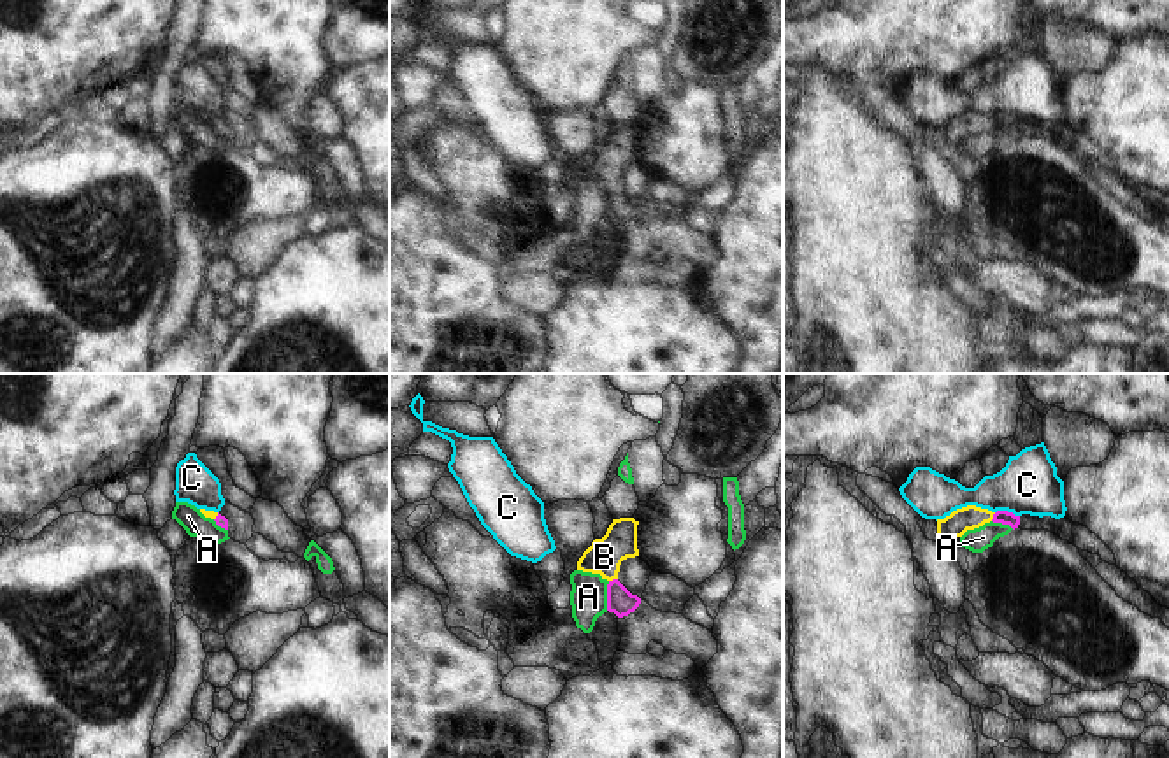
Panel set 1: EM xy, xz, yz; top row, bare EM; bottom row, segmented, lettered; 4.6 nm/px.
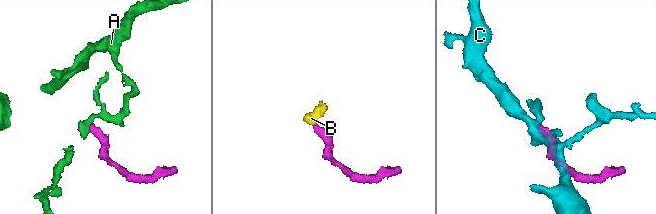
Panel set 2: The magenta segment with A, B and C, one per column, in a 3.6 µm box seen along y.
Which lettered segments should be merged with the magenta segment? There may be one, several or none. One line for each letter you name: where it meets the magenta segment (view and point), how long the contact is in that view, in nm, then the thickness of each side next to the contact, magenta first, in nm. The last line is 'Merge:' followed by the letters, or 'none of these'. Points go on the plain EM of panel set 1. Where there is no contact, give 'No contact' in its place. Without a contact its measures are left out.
B: Touches magenta at xz (613, 186). Shared border 40 nm. Thickness 120 nm (magenta) against 160 nm
Merge: B

